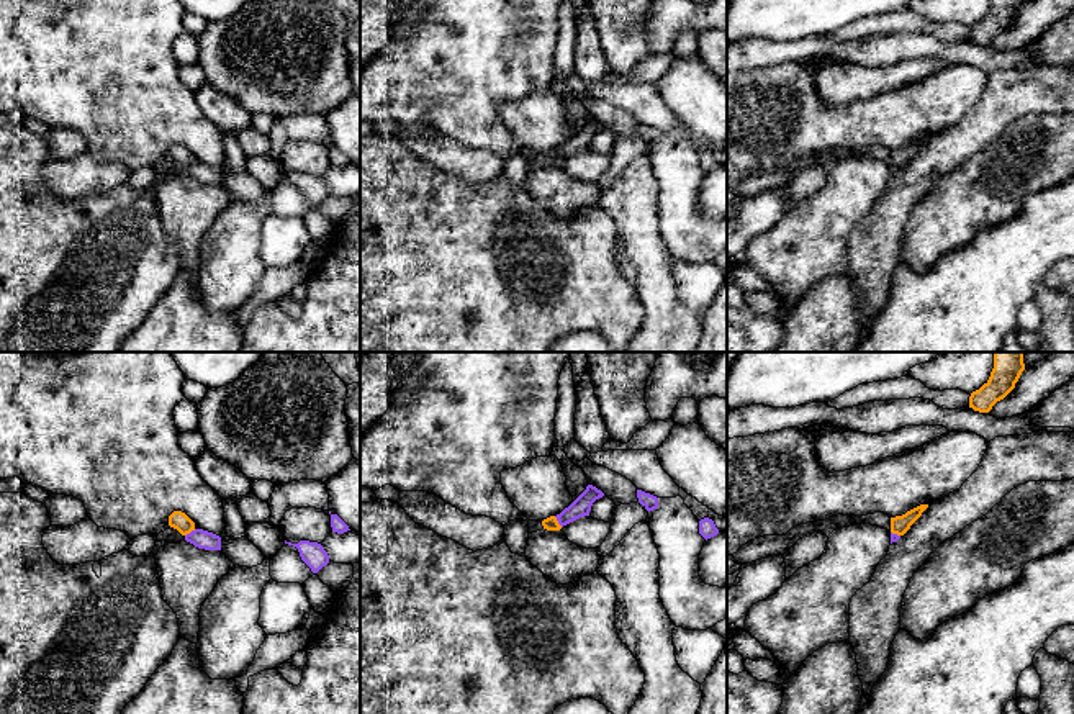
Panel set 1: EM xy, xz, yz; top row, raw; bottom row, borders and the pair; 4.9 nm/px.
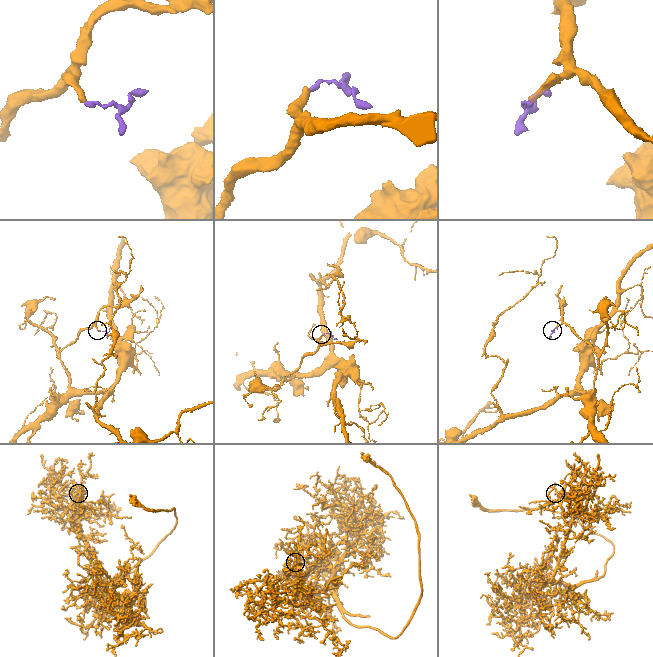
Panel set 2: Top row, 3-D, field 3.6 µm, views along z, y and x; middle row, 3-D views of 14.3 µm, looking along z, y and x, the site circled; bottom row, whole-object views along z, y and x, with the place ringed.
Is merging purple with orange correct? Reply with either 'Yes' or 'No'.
No

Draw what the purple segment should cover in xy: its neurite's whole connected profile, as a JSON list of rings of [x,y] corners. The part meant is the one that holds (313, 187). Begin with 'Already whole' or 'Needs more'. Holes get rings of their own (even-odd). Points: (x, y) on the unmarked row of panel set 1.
Already whole. [[[285,174],[285,177],[298,182],[301,193],[311,201],[313,206],[318,206],[329,197],[327,185],[318,175],[300,174],[298,177],[291,177]]]

